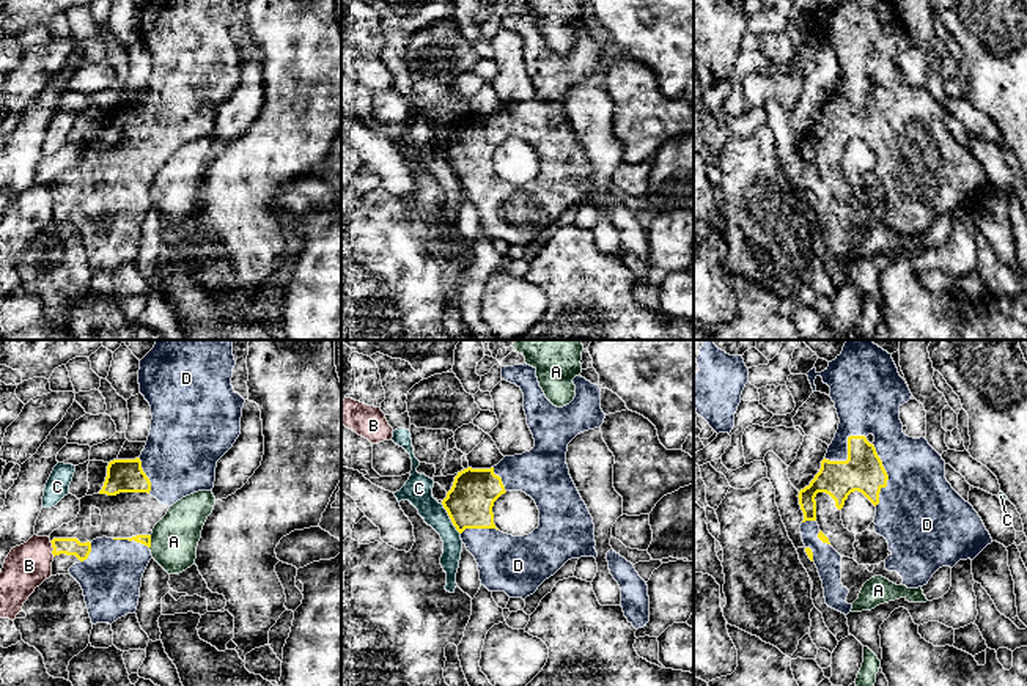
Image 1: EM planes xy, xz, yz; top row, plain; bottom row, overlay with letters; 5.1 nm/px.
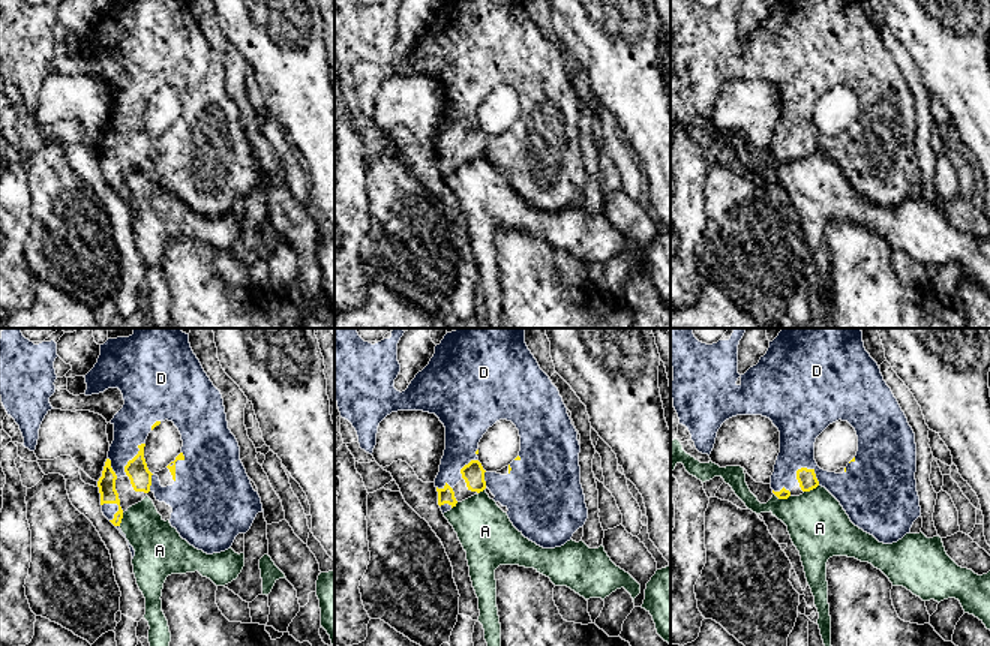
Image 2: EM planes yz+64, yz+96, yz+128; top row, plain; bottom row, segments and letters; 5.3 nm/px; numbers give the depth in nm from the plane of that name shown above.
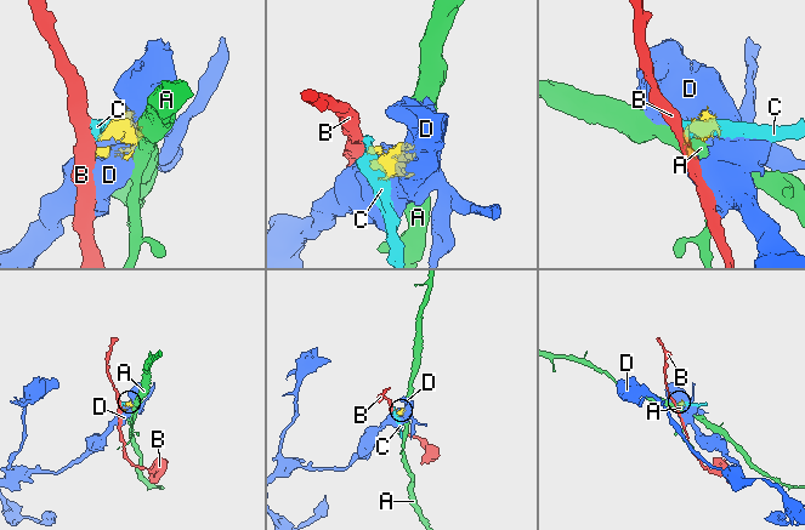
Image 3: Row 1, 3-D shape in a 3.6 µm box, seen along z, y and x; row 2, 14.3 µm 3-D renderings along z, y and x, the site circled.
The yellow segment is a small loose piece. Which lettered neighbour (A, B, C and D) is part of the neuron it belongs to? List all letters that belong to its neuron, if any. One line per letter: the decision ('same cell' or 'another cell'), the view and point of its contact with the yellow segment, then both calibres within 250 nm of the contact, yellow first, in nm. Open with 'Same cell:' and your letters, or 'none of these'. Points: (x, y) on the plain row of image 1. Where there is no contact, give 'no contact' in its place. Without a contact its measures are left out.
Same cell: D
A: another cell | xy (150, 189) | 50/240 nm
B: another cell | xy (54, 197) | 100/220 nm
C: another cell | xz (450, 165) | 240/140 nm
D: same cell | yz (887, 123) | 200/440 nm

